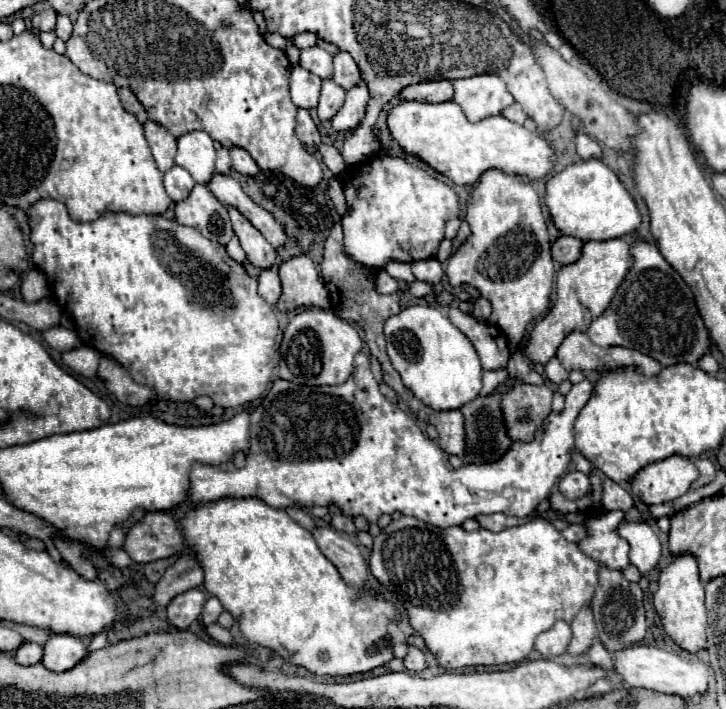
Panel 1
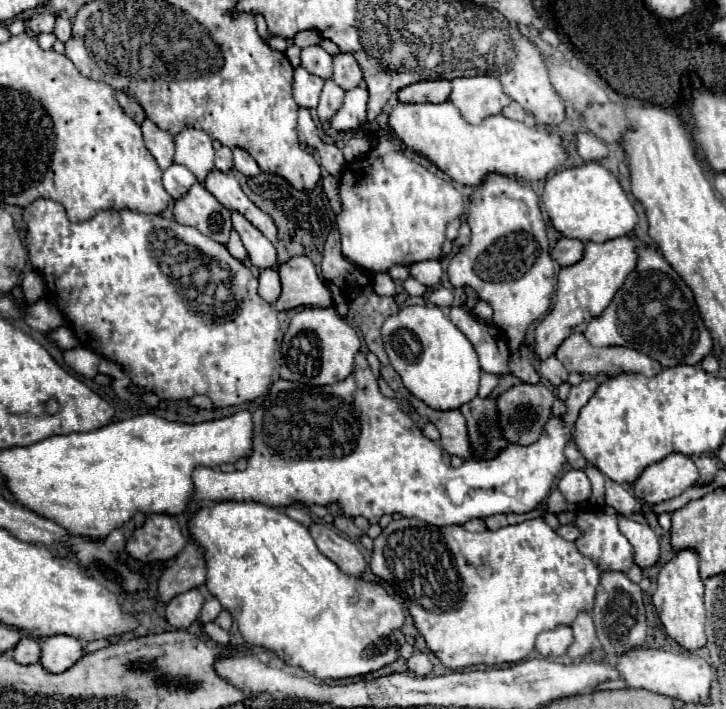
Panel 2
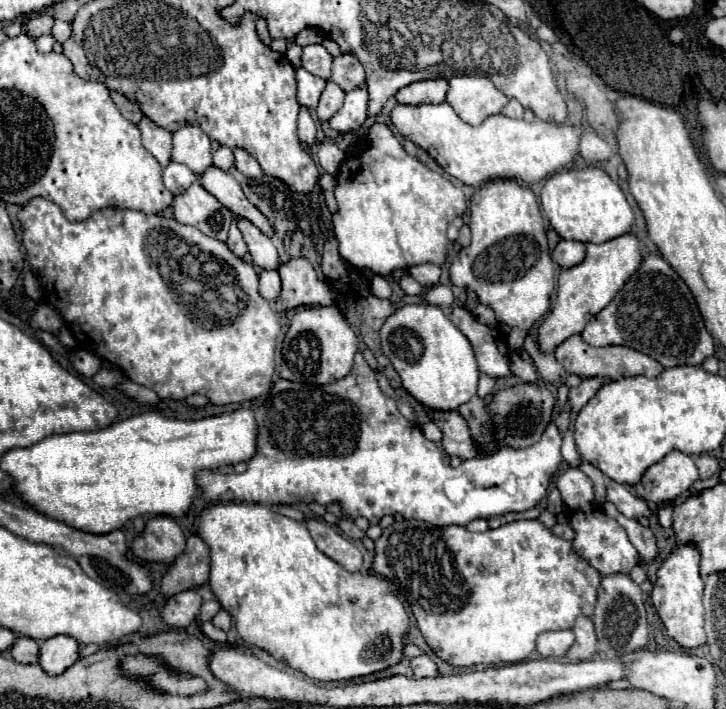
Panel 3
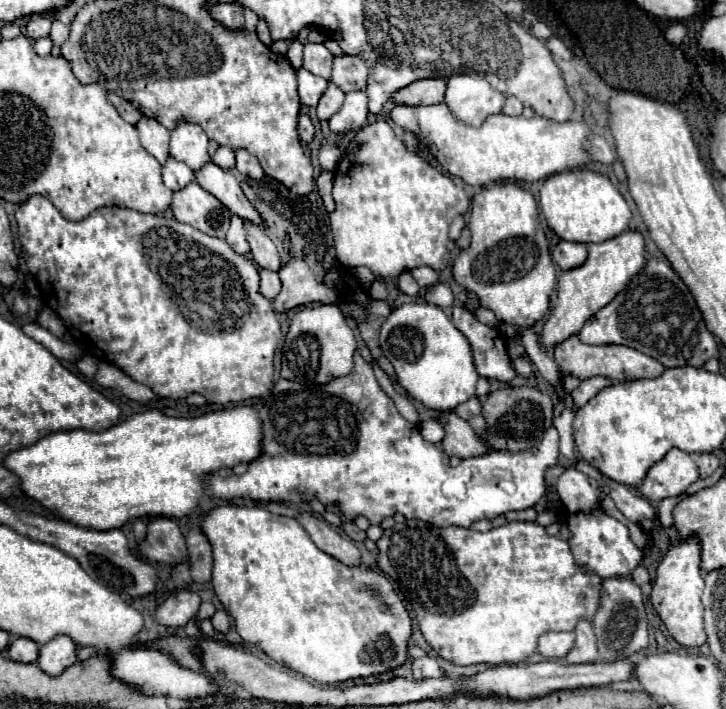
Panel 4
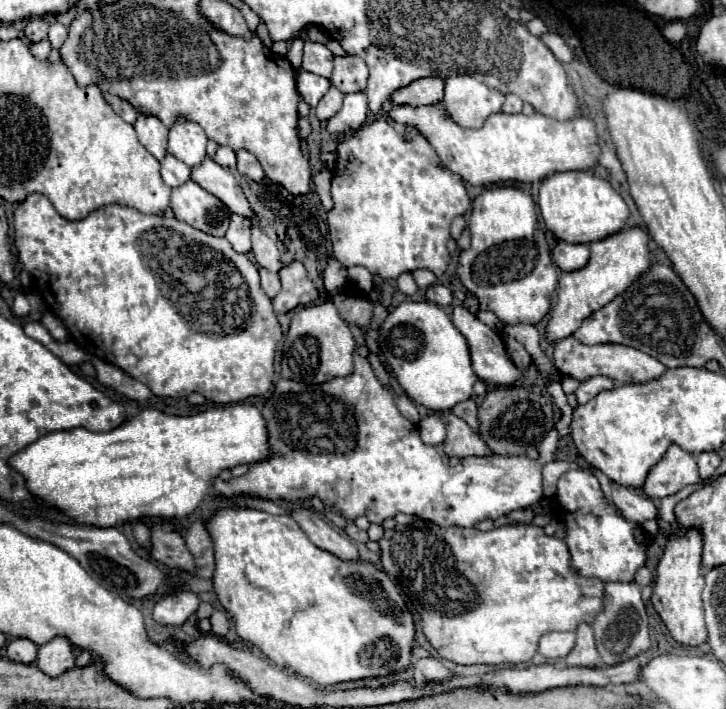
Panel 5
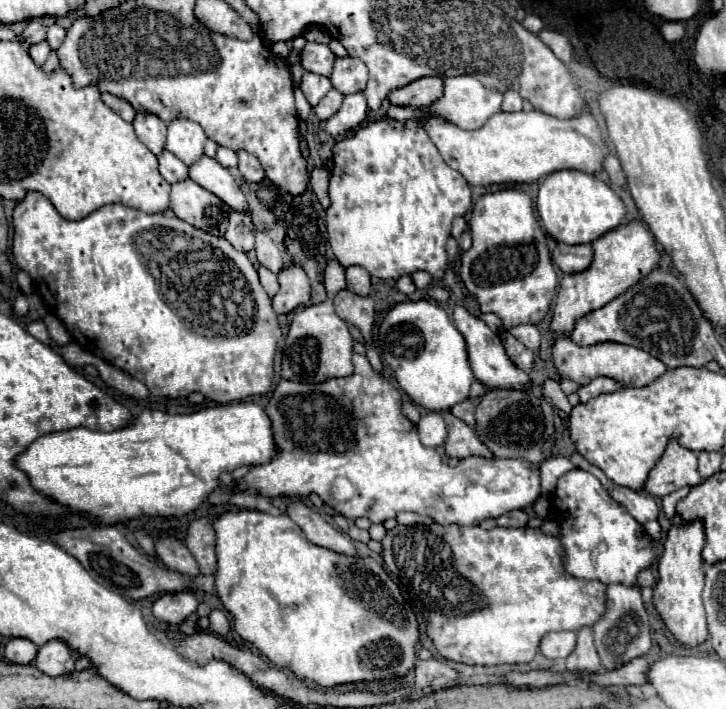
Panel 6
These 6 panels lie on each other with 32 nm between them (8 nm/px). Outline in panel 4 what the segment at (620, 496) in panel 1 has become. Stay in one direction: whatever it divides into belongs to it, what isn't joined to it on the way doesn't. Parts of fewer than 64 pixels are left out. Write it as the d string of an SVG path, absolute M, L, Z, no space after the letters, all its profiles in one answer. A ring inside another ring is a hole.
M608 480L610 486L610 498L614 500L616 508L630 520L630 522L642 522L646 518L656 518L656 508L648 498L642 494L638 496L634 490L630 490L624 484L618 484L614 480Z

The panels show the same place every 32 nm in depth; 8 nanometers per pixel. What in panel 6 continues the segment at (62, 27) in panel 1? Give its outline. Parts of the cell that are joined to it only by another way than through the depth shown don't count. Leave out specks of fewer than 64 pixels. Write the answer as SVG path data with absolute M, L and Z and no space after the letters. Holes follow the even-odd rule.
M50 24L50 26L48 26L46 42L48 42L48 46L50 46L52 50L56 50L56 48L60 48L60 44L64 42L64 36L66 36L66 30L64 30L62 26L58 26L58 24Z

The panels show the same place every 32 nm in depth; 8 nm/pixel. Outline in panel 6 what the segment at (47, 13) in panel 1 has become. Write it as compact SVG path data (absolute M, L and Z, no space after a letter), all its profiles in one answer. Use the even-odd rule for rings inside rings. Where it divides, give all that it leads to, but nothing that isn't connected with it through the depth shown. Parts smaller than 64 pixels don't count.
M34 18L34 20L30 20L30 22L26 24L26 28L24 28L24 32L20 34L20 38L22 38L22 42L26 42L26 44L38 44L38 42L42 42L42 40L46 38L46 26L42 24L40 18Z

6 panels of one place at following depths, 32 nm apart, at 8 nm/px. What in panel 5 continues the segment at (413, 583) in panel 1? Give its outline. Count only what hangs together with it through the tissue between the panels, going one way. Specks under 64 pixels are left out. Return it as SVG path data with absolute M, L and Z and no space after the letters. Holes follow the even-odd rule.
M414 522L408 526L398 524L392 530L386 530L384 538L380 540L380 548L382 548L382 568L384 572L388 572L388 576L394 580L394 584L400 588L400 594L406 598L406 602L410 602L416 612L420 612L422 618L422 630L426 634L426 638L430 640L430 644L436 648L436 652L456 664L490 664L490 666L498 666L498 664L522 664L522 662L530 662L532 656L538 650L538 640L540 636L554 632L554 630L576 630L580 624L592 624L596 614L602 612L604 604L604 582L596 580L596 578L582 578L576 572L572 572L570 568L570 554L568 548L562 540L554 538L554 536L546 536L542 528L538 526L500 526L500 528L492 528L488 532L482 532L478 528L460 528L460 526L448 526L442 528L438 524L426 524L426 522Z

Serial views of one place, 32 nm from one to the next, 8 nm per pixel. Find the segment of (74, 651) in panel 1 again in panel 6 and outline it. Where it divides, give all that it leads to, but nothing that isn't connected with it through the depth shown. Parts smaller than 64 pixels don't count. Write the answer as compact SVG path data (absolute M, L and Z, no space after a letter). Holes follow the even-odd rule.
M52 640L38 648L34 666L48 676L64 676L74 672L74 658L62 640Z

